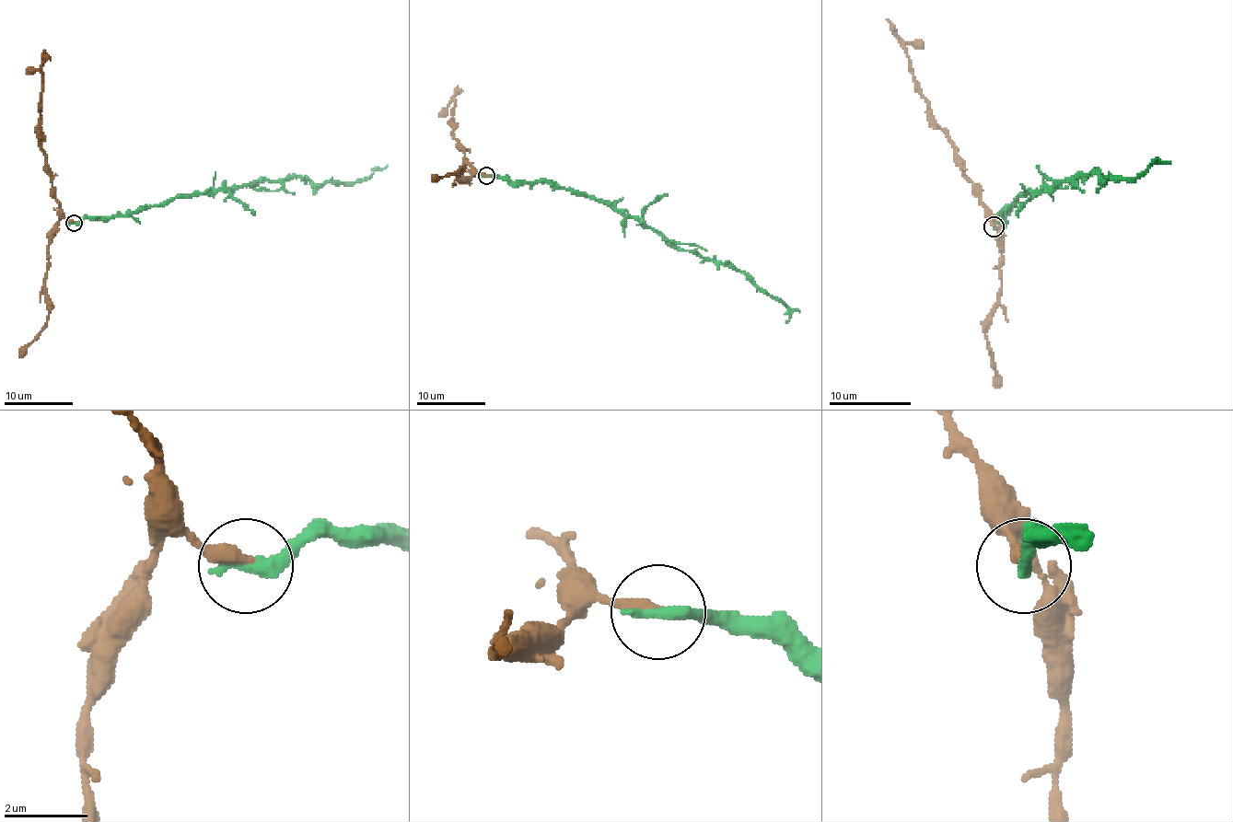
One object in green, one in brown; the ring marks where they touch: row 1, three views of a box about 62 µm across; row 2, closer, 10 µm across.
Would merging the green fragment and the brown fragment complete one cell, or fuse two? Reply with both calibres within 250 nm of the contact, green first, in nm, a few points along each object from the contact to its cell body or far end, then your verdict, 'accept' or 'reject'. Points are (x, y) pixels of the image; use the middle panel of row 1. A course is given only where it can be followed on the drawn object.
360/320 nm | green via (487, 175), (513, 181), (551, 181), (609, 201), (678, 247), (734, 266), (787, 308), (785, 322) | brown via (487, 175), (482, 175), (468, 163), (452, 132), (454, 89), (458, 86) | reject

